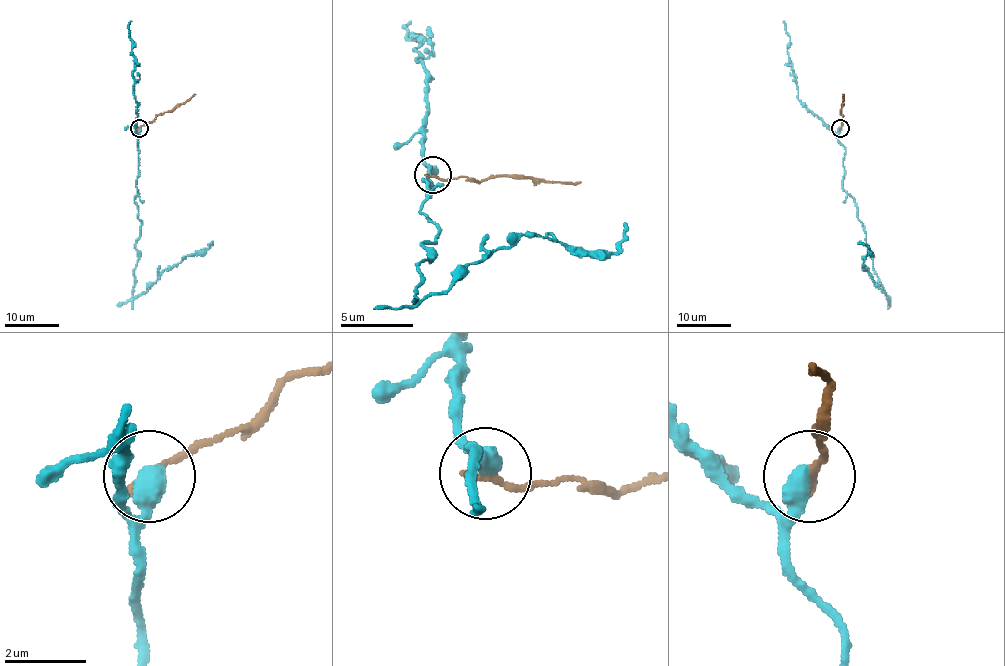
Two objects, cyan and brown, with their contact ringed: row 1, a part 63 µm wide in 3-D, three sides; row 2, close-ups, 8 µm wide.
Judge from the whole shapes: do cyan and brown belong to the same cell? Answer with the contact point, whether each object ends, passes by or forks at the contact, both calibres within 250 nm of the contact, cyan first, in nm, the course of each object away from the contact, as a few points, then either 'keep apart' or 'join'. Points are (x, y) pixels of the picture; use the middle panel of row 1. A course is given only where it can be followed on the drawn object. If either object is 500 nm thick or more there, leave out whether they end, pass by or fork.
place (433, 174); calibres 550 and 220 nm; course cyan (433, 174), (419, 210), (437, 232), (423, 246), (419, 300), (524, 235), (615, 253), (625, 221); course brown (433, 174), (441, 181), (462, 177), (582, 181); keep apart

